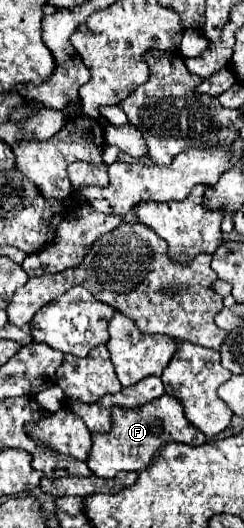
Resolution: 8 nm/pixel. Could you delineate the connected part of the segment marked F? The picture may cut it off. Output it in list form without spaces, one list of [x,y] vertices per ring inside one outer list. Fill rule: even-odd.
[[[163,395],[135,409],[113,407],[111,429],[107,433],[91,435],[91,453],[87,455],[87,465],[97,477],[103,479],[111,479],[121,471],[139,473],[151,463],[159,447],[163,447],[167,441],[179,441],[187,445],[203,445],[207,441],[205,435],[185,419],[183,405],[175,397]]]

